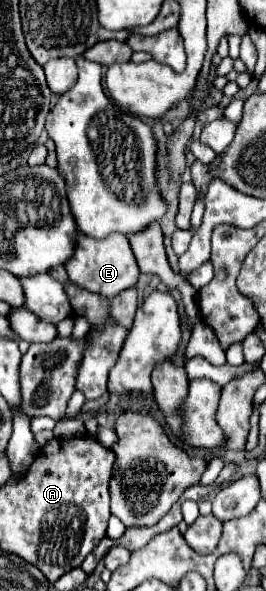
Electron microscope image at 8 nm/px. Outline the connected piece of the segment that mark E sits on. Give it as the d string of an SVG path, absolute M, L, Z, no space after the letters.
M117 233L109 235L103 241L91 239L87 235L79 235L75 255L67 261L65 269L69 273L71 283L75 283L77 287L87 289L91 293L97 293L99 297L107 297L107 299L119 295L125 289L135 287L139 281L139 267L137 267L135 255L131 251L129 239L123 235L117 235Z

